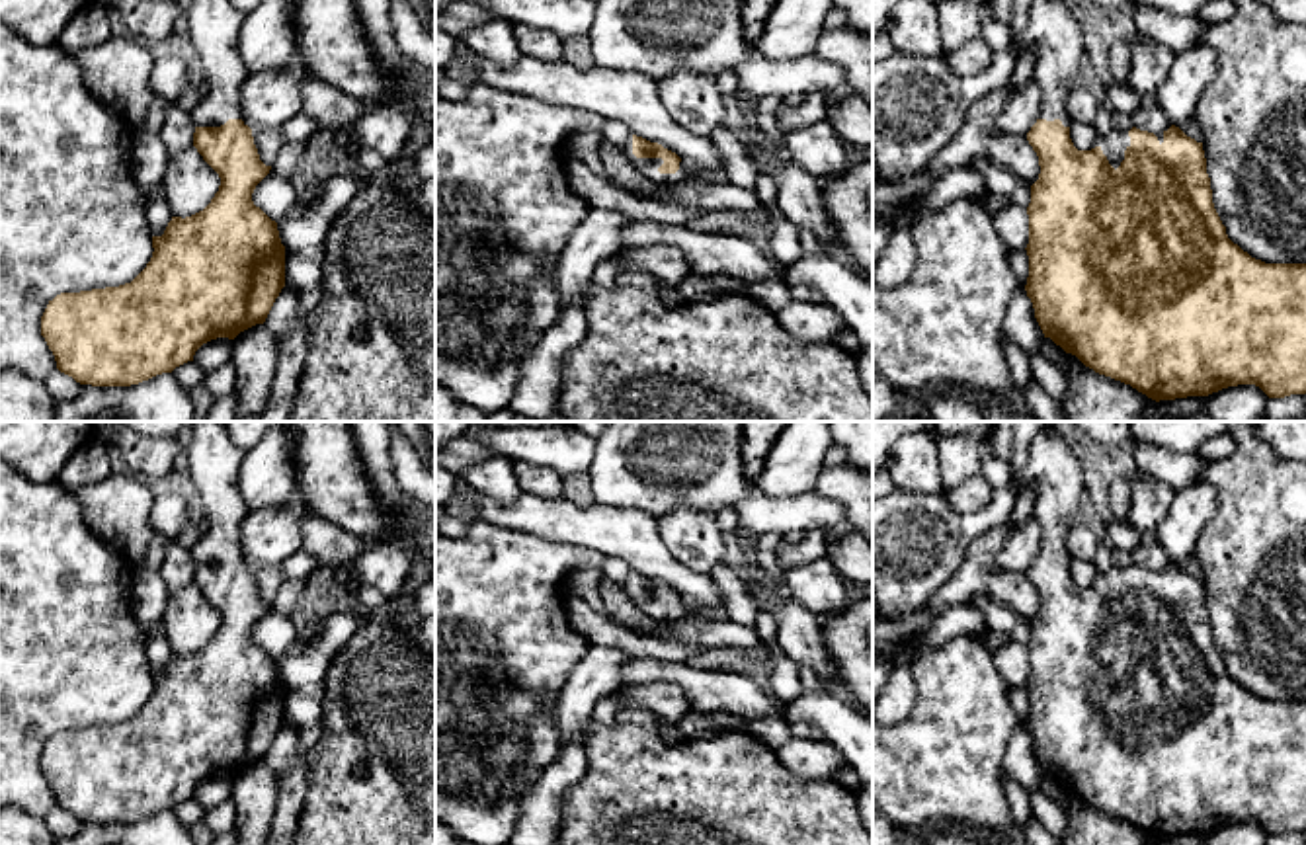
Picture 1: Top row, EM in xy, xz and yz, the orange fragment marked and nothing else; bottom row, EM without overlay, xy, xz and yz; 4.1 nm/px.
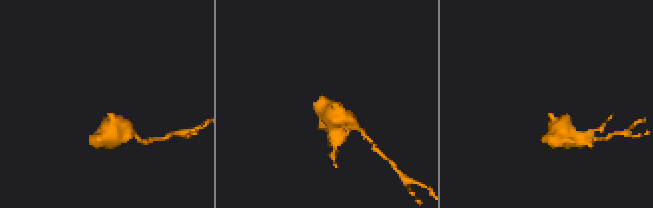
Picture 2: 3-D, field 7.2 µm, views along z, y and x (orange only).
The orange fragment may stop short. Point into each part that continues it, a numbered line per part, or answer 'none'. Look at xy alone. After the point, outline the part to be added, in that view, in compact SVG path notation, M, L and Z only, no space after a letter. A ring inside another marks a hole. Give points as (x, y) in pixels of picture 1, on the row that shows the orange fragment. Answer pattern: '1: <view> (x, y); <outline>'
1: xy (213, 26); M191 0L185 18L207 84L205 98L189 113L193 125L221 127L228 119L242 119L240 86L250 74L238 51L244 14L230 0Z

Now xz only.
1: xz (647, 166); M633 135L625 142L623 152L633 162L633 166L648 180L656 180L662 183L673 183L673 181L683 180L691 174L683 160L679 162L679 170L675 174L660 174L658 168L664 164L662 158L636 158L633 154Z

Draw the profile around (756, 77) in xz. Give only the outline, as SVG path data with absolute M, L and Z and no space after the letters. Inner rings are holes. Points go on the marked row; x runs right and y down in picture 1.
M750 55L730 68L738 82L738 94L754 101L775 96L843 90L845 70L818 55L795 60L769 60Z

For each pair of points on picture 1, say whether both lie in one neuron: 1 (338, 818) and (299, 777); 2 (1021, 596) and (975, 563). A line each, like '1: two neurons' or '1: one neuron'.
1: two neurons
2: one neuron

